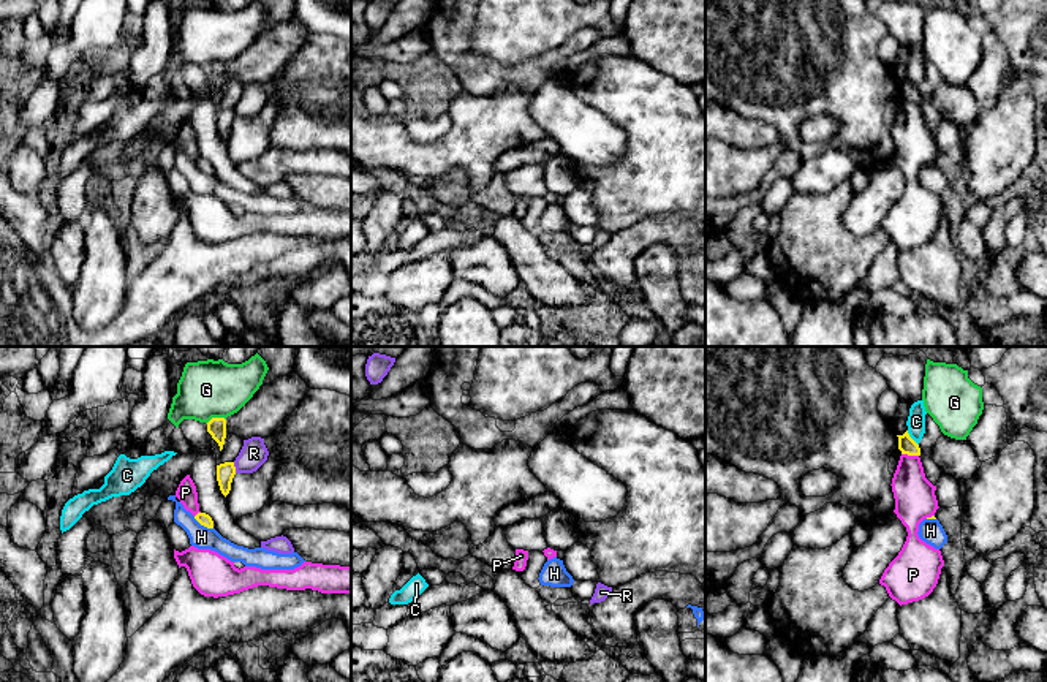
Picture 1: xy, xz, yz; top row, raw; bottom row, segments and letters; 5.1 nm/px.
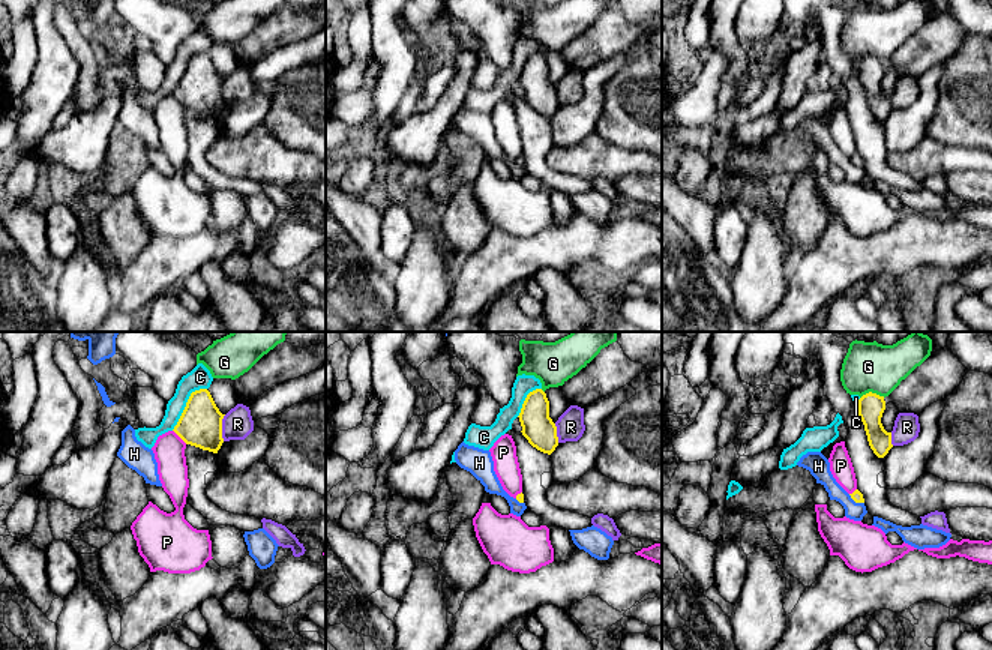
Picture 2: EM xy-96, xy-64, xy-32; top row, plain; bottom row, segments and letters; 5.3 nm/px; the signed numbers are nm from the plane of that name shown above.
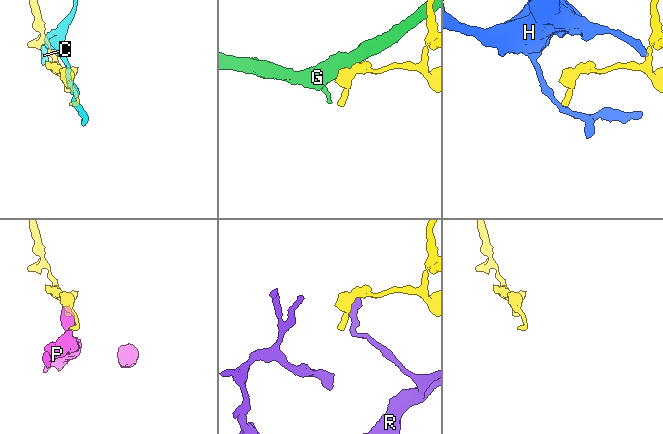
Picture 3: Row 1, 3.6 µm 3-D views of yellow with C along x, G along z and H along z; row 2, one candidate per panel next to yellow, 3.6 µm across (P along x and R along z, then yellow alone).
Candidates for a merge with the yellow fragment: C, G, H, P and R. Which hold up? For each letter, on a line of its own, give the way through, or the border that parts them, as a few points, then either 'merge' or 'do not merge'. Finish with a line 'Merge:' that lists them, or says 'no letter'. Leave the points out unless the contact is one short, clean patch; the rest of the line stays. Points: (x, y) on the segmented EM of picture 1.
C: do not merge
G: do not merge
H: do not merge
P: do not merge
R: border xy (233, 462), (236, 472); do not merge
Merge: no letter

